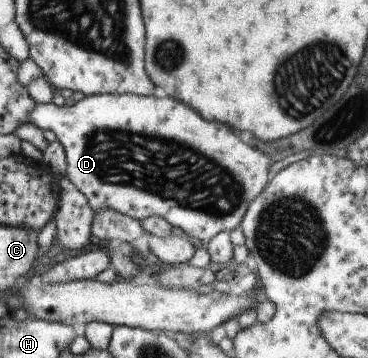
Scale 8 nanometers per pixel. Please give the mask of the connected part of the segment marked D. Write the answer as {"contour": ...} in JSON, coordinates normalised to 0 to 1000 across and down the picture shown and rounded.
{"contour":[[[283,260],[231,268],[190,296],[98,285],[92,304],[76,316],[71,341],[111,363],[136,360],[149,391],[171,405],[177,492],[190,517],[201,517],[239,561],[247,606],[272,584],[299,584],[378,620],[397,606],[432,606],[457,628],[538,668],[552,684],[590,651],[622,648],[647,634],[679,564],[731,503],[728,466],[742,453],[707,416],[690,422],[685,411],[663,405],[614,349],[554,338],[500,288],[457,271],[435,282],[413,265]]]}

